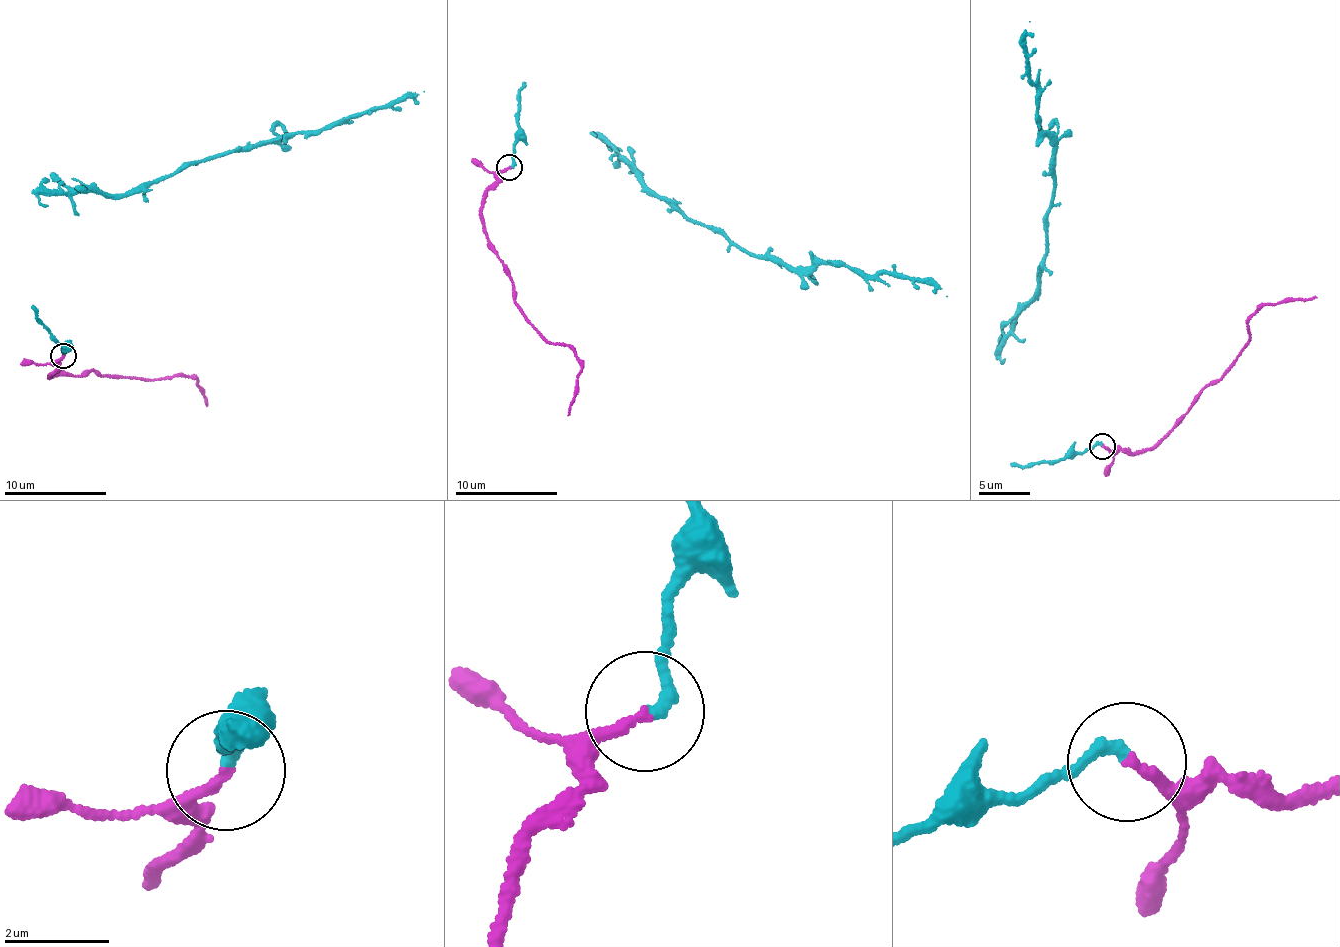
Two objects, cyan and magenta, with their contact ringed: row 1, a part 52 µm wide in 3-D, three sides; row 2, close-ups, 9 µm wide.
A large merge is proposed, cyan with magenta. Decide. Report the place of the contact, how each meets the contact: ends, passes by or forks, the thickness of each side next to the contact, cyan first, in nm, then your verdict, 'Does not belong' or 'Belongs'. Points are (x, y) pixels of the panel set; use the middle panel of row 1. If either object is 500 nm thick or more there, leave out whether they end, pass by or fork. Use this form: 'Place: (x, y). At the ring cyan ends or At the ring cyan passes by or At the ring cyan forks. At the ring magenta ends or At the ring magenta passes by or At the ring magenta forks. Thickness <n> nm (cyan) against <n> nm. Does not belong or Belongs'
Place: (509, 167). At the ring cyan ends. At the ring magenta ends. Thickness 240 nm (cyan) against 190 nm. Belongs

